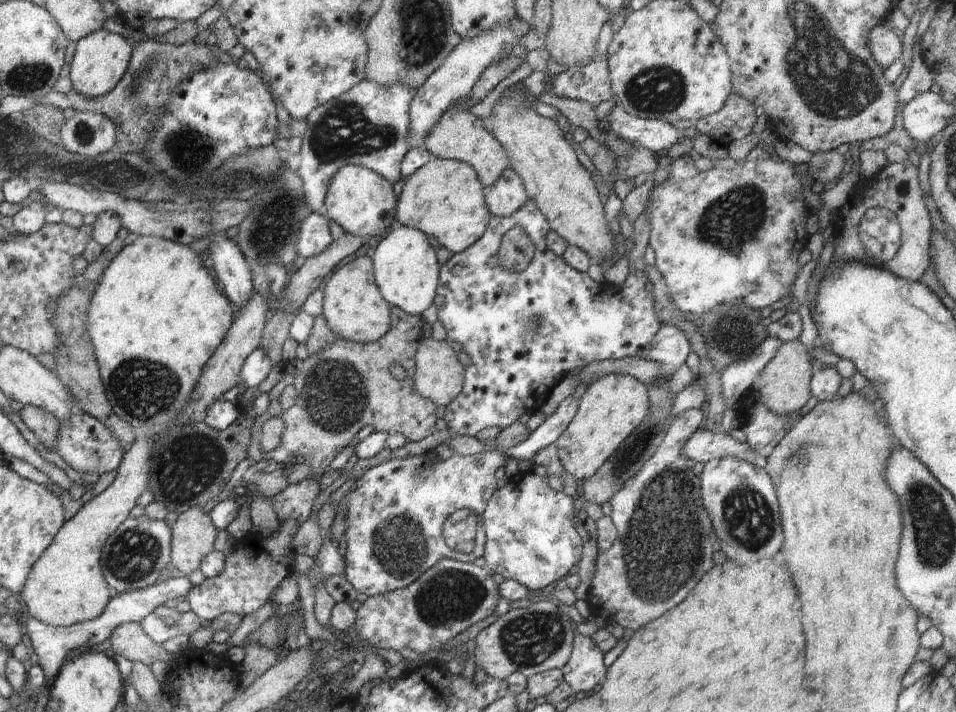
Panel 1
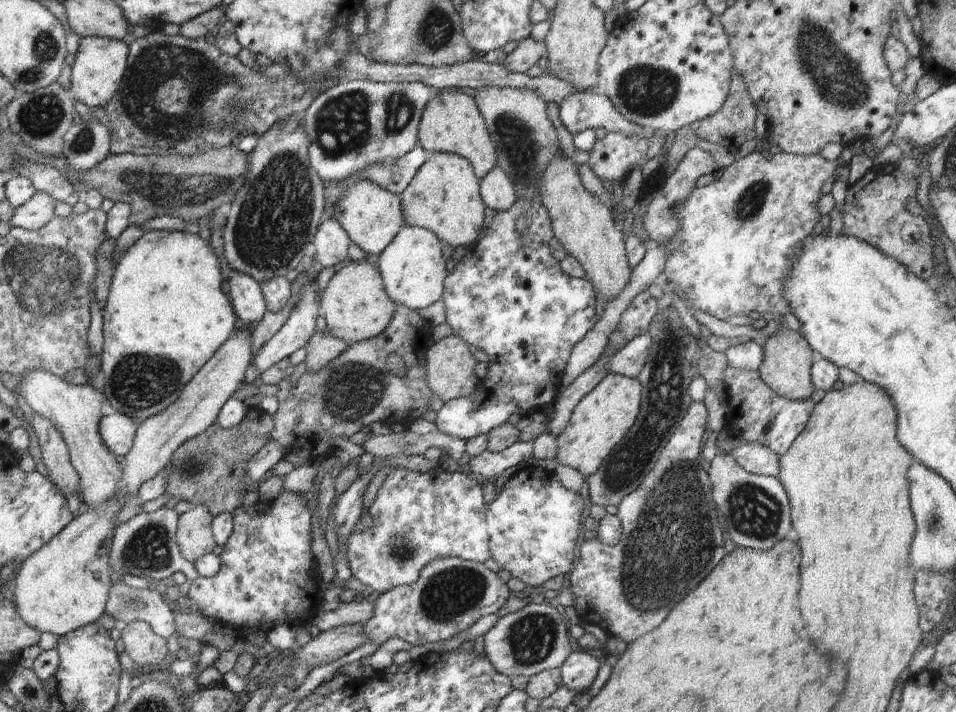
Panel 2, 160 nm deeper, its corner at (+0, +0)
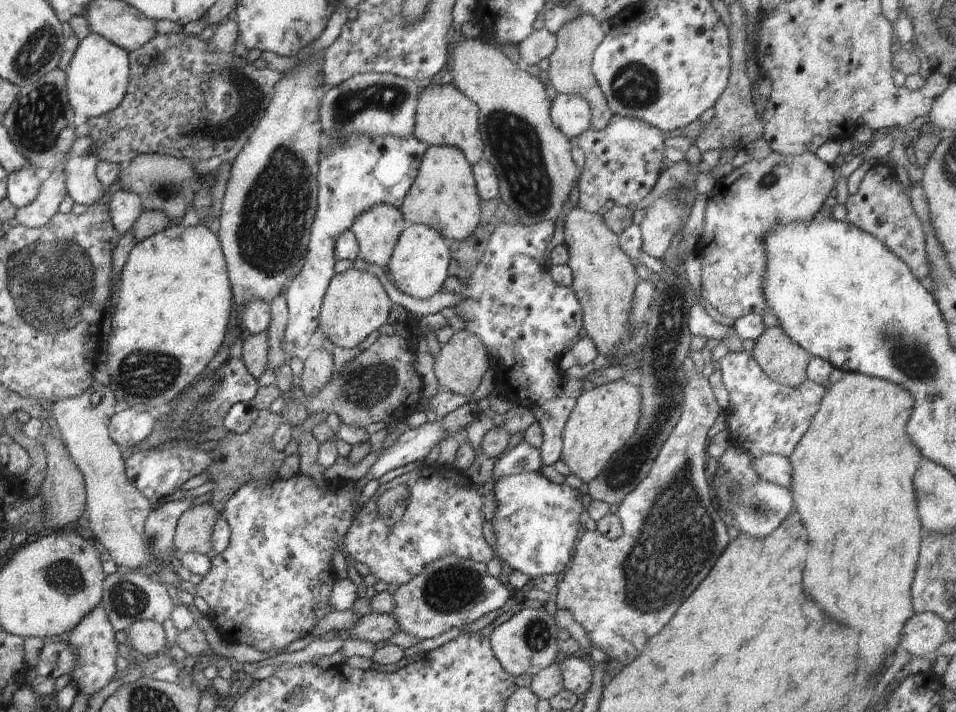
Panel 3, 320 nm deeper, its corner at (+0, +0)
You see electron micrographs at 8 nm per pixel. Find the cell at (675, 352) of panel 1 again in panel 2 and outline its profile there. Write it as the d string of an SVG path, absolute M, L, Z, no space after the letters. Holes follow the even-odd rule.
M642 334L628 341L618 349L609 359L609 372L636 379L644 363L647 361L653 338L649 334Z

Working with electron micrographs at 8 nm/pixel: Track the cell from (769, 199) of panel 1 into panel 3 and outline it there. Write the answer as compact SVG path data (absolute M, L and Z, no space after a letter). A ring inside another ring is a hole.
M772 151L764 159L749 161L726 176L717 178L705 210L704 234L695 250L703 260L701 296L712 313L736 321L751 312L763 316L771 309L763 295L763 276L767 263L763 238L776 225L819 218L820 209L836 185L837 178L834 175L832 166L820 160L813 152L783 155Z

